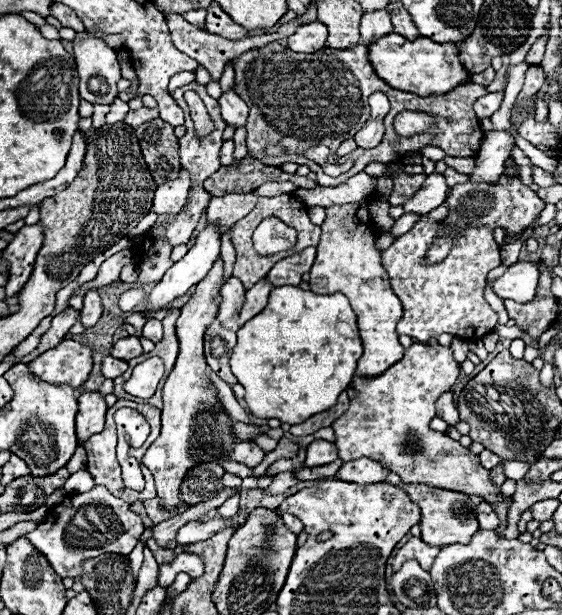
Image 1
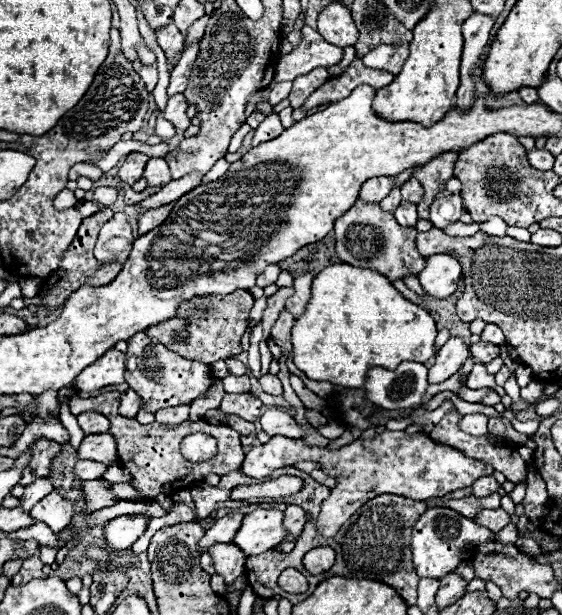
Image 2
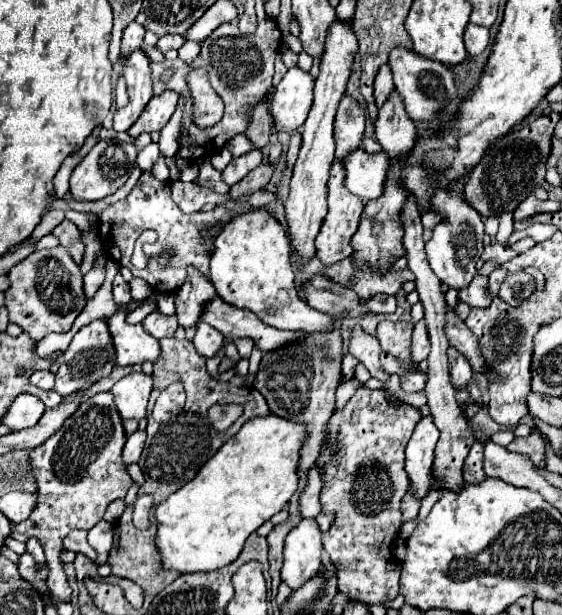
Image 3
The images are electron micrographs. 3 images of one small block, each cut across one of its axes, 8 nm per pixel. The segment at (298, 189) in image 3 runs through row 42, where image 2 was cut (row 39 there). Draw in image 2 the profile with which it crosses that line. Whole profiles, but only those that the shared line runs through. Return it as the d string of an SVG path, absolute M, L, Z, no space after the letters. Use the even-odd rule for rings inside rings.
M332 2L318 14L318 32L324 36L326 42L346 48L358 42L358 30L350 16L350 10L340 4Z

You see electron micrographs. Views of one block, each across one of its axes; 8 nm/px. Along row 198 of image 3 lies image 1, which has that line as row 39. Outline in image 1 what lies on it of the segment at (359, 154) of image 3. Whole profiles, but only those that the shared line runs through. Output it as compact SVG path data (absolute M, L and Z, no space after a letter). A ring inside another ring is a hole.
M374 10L374 12L366 12L362 16L362 24L360 24L362 44L368 44L390 32L392 32L392 22L390 22L390 14L386 10Z

